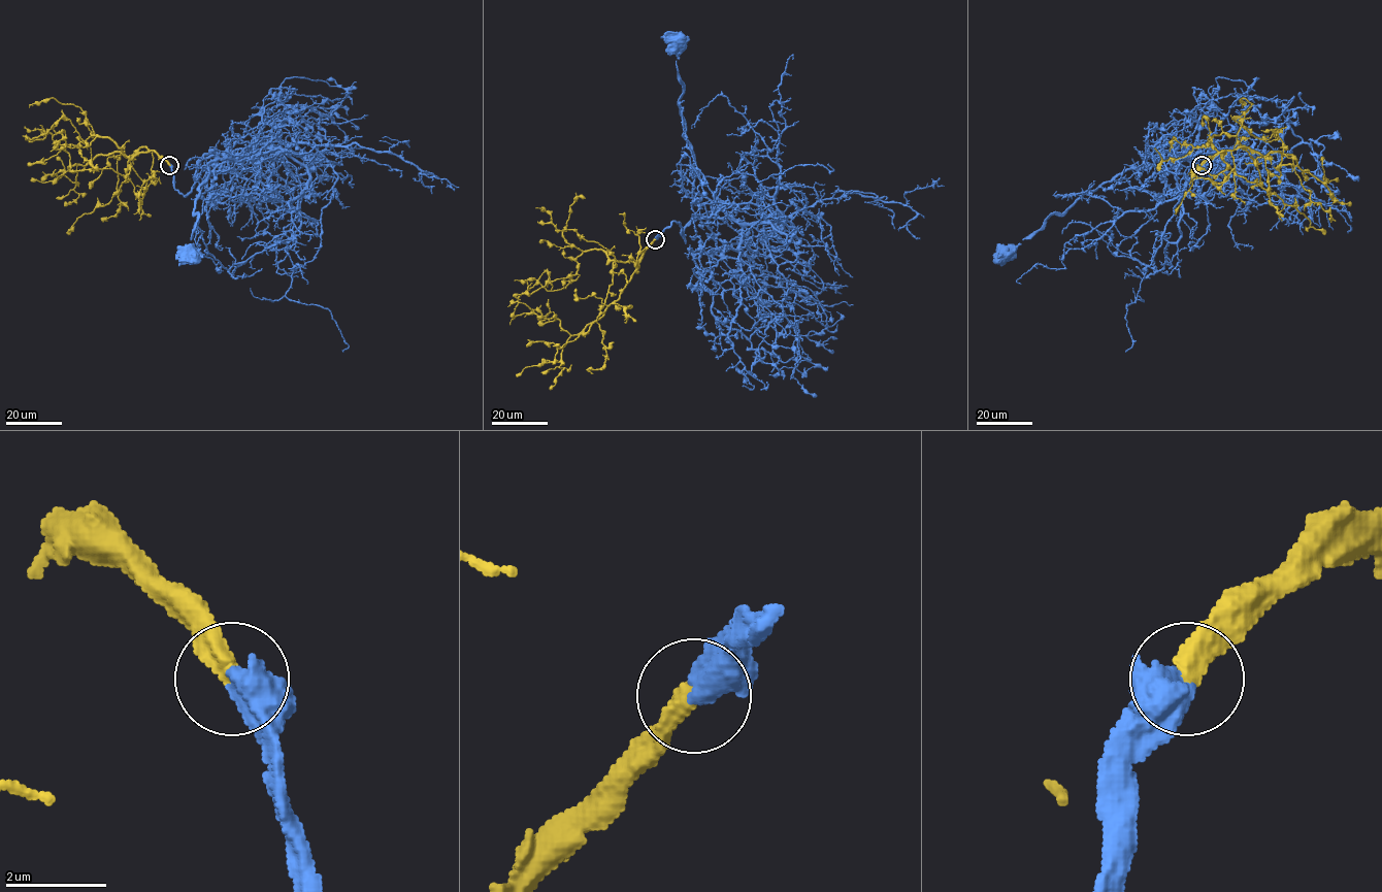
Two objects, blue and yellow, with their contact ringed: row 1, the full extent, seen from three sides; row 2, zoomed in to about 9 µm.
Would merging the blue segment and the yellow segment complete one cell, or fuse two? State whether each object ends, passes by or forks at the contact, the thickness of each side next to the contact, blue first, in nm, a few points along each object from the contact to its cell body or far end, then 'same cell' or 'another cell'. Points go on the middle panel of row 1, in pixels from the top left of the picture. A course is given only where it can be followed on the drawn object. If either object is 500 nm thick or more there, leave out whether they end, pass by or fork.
blue passes by; yellow ends there; 440 nm thick on the blue side, 440 nm on the other; blue runs (655, 239), (670, 223), (684, 228), (717, 206), (693, 192), (694, 155), (679, 103), (683, 90), (675, 39); yellow runs (655, 239), (620, 297), (578, 334), (570, 335), (556, 319), (541, 323), (518, 301), (545, 271), (551, 289); same cell

